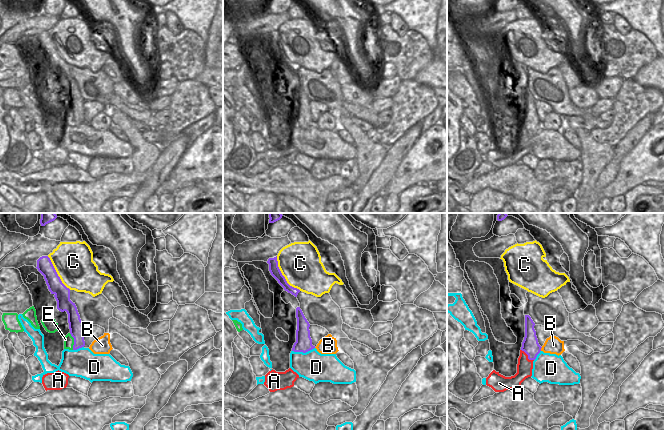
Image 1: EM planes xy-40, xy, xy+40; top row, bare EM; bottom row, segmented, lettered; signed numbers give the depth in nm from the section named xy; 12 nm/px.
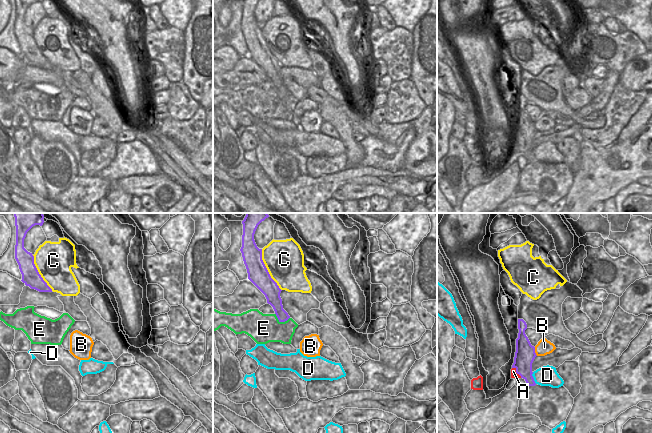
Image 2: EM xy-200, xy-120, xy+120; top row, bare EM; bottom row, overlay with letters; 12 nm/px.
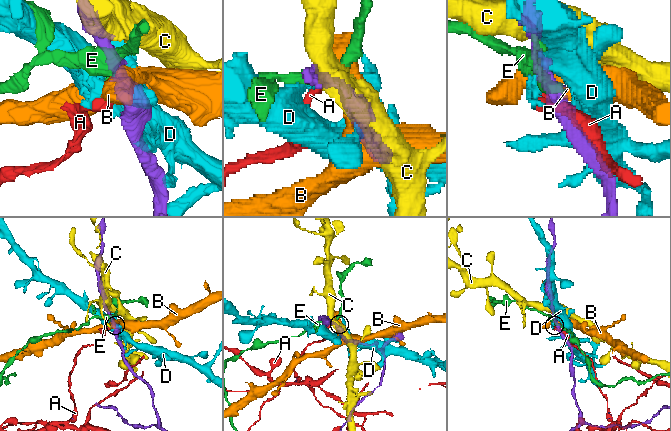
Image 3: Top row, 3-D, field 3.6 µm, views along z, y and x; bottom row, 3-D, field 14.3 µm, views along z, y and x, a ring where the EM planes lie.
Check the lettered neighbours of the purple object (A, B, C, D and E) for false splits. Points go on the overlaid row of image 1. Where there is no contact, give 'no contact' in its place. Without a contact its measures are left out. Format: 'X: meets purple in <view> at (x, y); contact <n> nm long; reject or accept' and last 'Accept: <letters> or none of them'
A: meets purple in xy+40 at (528, 356); contact 200 nm long; reject
B: meets purple in xy+40 at (540, 349); contact 60 nm long; reject
C: meets purple in xy at (283, 276); contact 500 nm long; reject
D: meets purple in xy at (303, 352); contact 280 nm long; reject
E: meets purple in xy-40 at (74, 341); contact 200 nm long; reject
Accept: none of them

